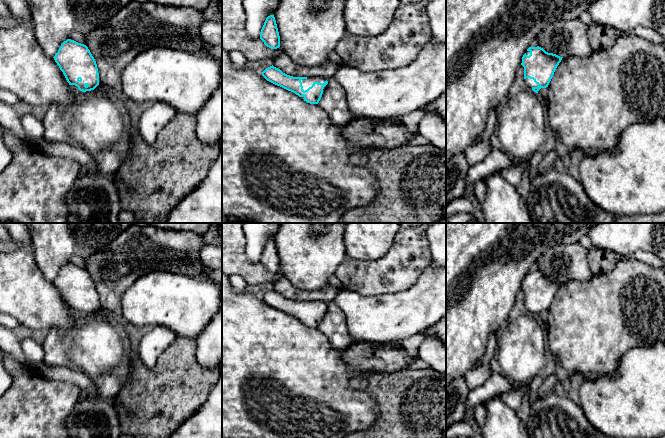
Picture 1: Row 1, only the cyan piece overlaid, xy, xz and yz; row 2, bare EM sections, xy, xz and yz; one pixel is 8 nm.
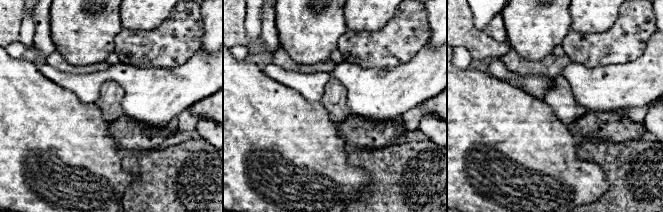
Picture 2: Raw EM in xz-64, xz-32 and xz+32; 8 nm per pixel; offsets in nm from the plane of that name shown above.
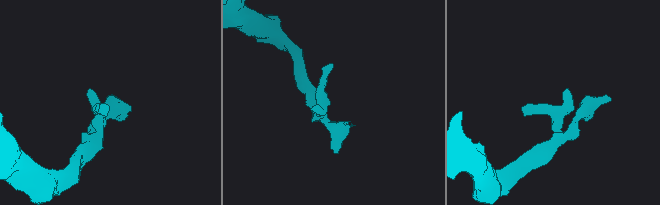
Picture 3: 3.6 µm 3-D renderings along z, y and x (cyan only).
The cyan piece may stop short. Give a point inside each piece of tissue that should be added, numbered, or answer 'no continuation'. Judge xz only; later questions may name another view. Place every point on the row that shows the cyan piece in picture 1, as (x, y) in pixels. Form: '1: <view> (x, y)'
1: xz (306, 83)

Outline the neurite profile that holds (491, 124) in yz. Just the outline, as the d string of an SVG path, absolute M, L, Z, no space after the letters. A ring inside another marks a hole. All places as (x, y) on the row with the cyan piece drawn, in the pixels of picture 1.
M495 108L489 112L485 130L480 138L474 138L472 144L477 144L480 140L489 140L494 132L496 132L498 116Z

